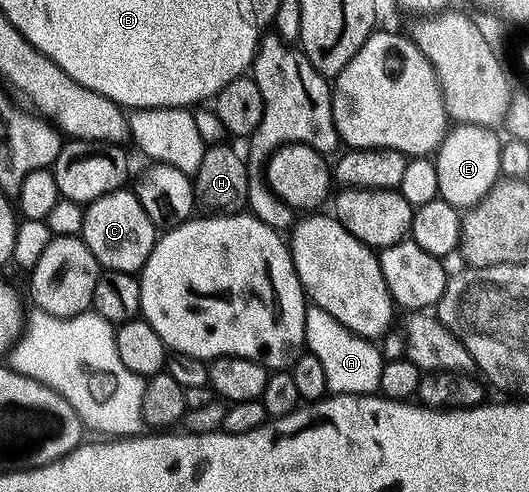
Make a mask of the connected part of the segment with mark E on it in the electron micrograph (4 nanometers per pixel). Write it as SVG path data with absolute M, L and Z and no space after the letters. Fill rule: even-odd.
M456 124L449 129L443 140L440 142L439 150L435 151L434 161L438 172L439 197L444 198L451 206L467 208L478 204L486 192L495 186L500 173L500 144L501 139L496 138L497 131L486 126L475 126L474 124Z

